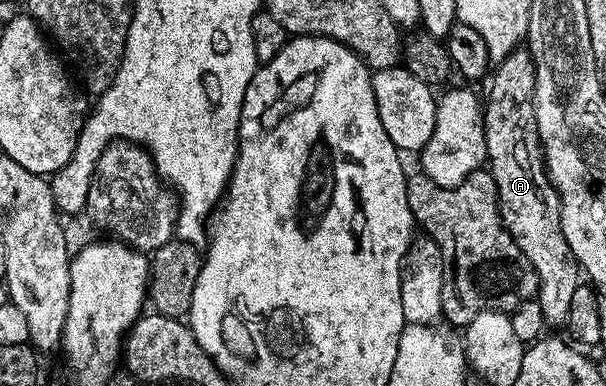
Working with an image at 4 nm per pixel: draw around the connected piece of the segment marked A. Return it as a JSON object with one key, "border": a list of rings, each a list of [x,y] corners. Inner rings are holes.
{"border":[[[517,48],[511,54],[507,54],[495,70],[491,75],[493,78],[492,87],[488,90],[488,102],[486,98],[482,109],[484,111],[484,139],[488,153],[486,162],[490,167],[490,173],[498,192],[500,218],[510,232],[514,244],[522,248],[526,260],[530,260],[538,276],[540,283],[535,300],[541,306],[545,323],[549,327],[560,328],[566,320],[566,312],[570,312],[574,291],[582,285],[582,271],[574,252],[570,252],[570,244],[566,244],[566,236],[562,232],[560,223],[560,197],[556,187],[548,178],[548,170],[544,166],[544,152],[540,148],[536,123],[536,65],[527,48]]]}

